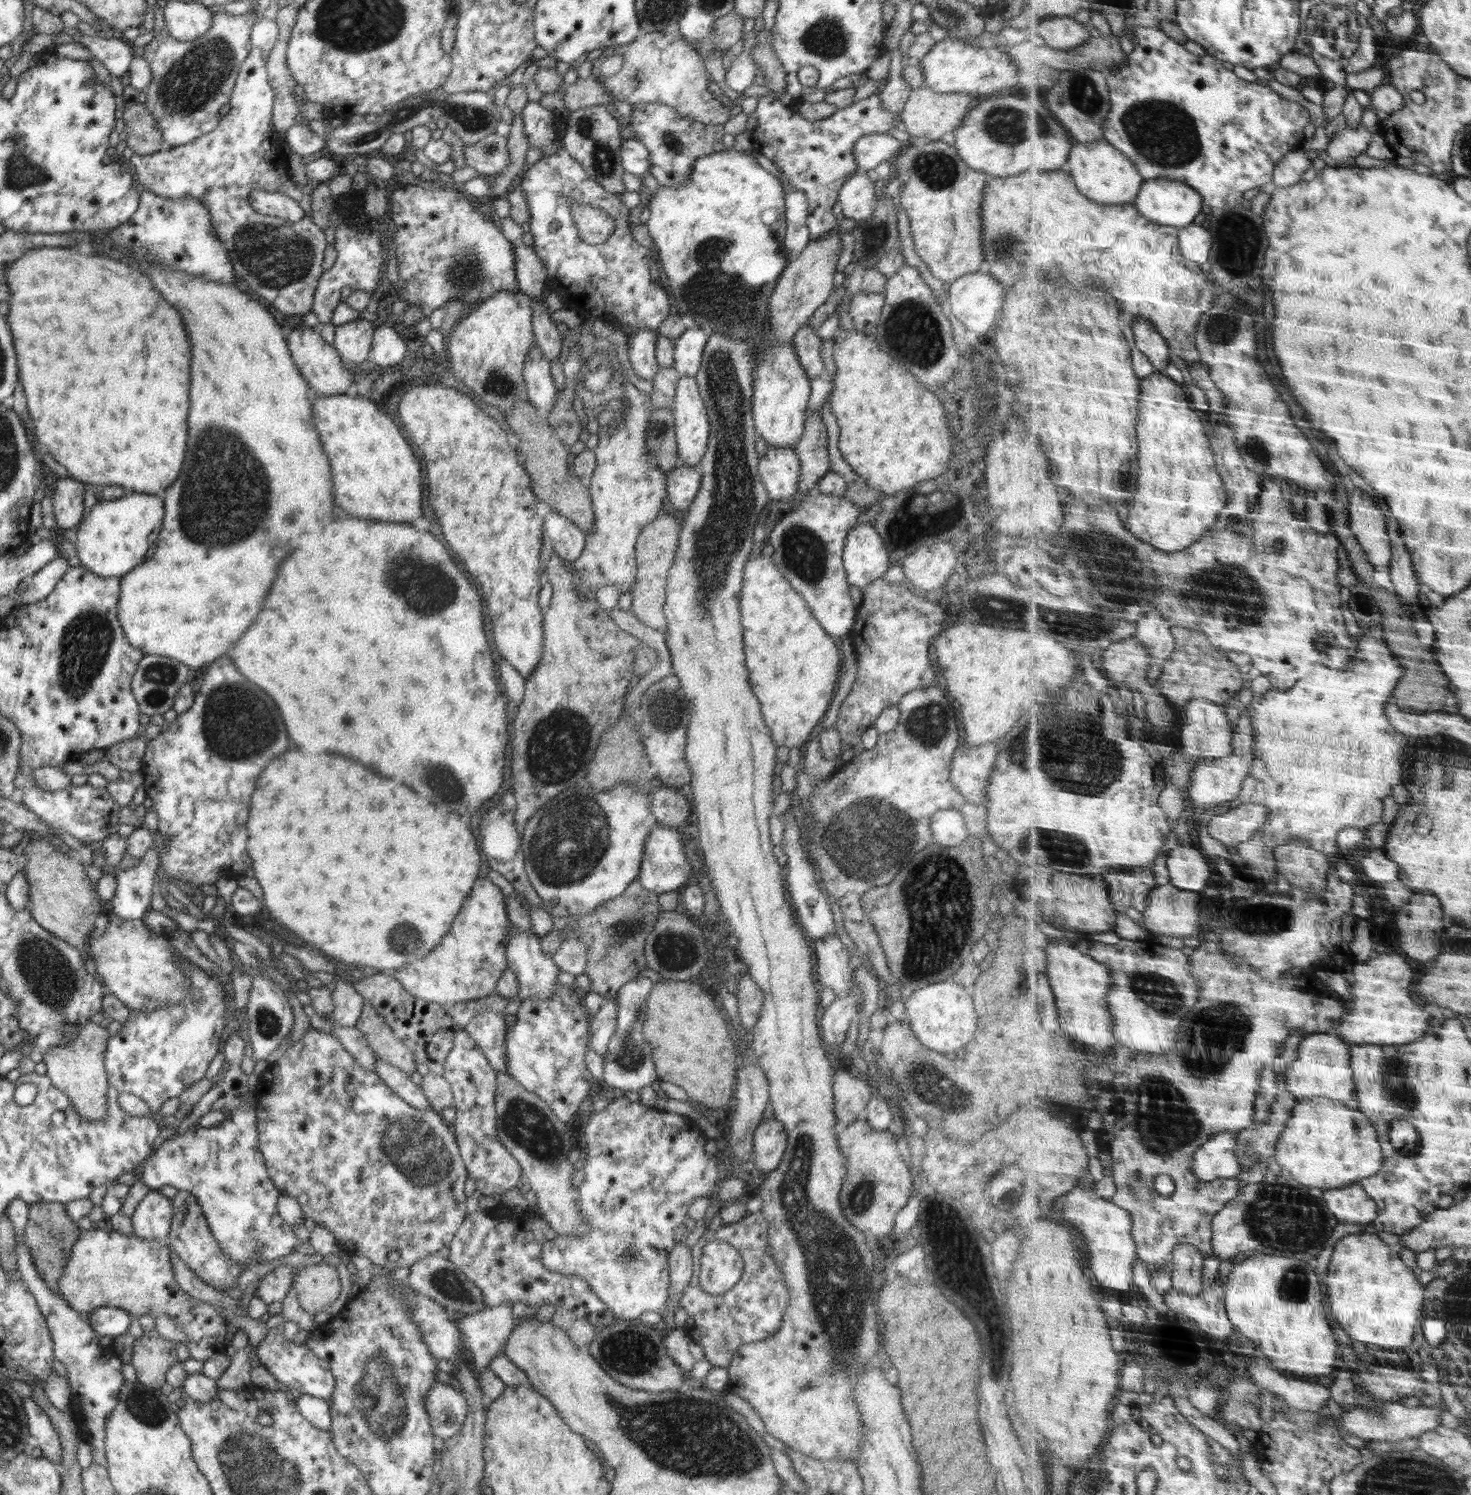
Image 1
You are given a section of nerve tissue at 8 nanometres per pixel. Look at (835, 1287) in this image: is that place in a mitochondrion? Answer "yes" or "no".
yes

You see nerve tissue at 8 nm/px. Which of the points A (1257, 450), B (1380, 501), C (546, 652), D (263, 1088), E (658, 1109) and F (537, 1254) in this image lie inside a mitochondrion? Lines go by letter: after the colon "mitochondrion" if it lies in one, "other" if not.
A: mitochondrion
B: other
C: other
D: other
E: other
F: other

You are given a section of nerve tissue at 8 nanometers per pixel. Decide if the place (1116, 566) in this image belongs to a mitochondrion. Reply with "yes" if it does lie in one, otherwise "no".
yes

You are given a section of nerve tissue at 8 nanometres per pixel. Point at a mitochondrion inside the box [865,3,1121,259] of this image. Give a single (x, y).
(1010, 127)

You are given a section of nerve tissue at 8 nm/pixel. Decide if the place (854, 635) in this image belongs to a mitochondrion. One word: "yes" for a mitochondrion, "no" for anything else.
no

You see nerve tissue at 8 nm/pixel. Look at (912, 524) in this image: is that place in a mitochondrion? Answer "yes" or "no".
no

